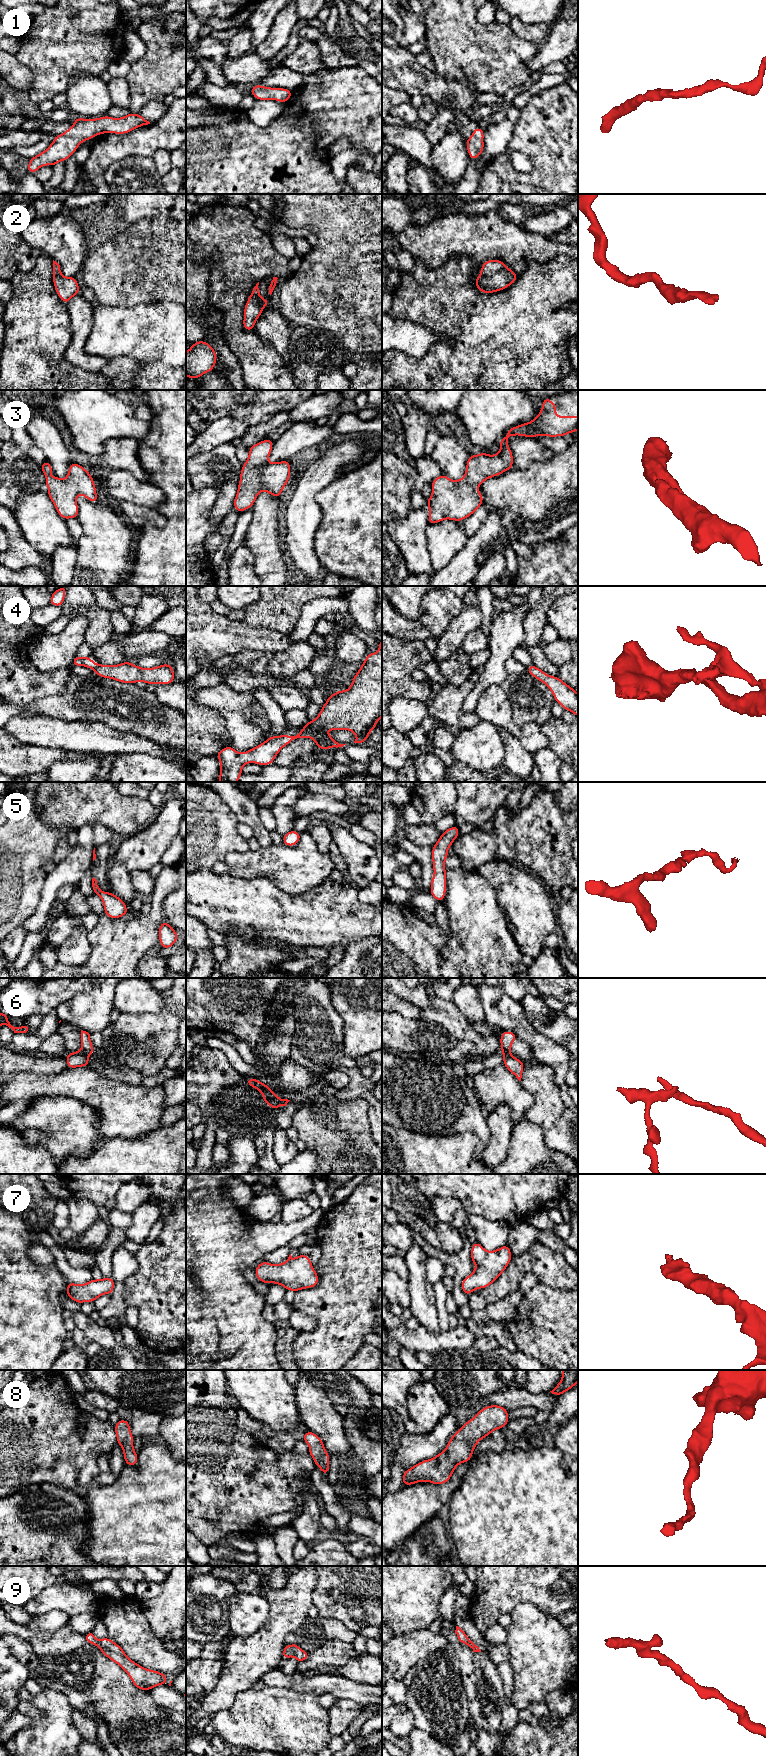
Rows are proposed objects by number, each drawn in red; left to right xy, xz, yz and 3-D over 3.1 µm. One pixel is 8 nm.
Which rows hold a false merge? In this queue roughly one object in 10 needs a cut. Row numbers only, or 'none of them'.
4, 6

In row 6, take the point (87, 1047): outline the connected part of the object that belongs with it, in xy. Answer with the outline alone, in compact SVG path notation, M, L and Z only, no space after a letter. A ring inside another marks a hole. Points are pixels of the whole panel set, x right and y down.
M81 1030L81 1043L81 1051L83 1051L87 1055L92 1055L94 1048L90 1039L90 1034L83 1030Z

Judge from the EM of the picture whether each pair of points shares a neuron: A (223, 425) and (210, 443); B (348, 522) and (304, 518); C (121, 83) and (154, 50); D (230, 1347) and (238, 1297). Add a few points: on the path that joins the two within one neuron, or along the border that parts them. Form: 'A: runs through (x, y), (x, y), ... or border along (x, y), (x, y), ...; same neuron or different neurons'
A: runs through (221, 429), (211, 439); same neuron
B: border along (316, 497), (322, 519), (313, 542); different neurons
C: border along (124, 77), (128, 84), (130, 102); different neurons
D: runs through (230, 1335), (231, 1309); same neuron

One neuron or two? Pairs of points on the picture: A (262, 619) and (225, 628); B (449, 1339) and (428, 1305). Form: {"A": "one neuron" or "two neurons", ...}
{"A": "two neurons", "B": "two neurons"}

